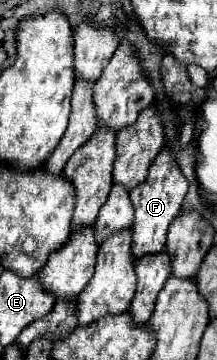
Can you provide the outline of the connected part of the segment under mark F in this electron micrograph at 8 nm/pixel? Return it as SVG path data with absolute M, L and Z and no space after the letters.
M163 148L155 162L151 164L151 170L149 170L149 176L147 180L143 182L143 186L137 186L135 190L129 192L131 196L131 204L133 204L133 210L135 210L135 220L133 220L133 226L131 226L131 236L133 236L133 242L131 242L131 254L135 260L143 258L143 256L151 256L151 254L159 254L165 246L165 240L167 240L167 230L169 230L169 224L181 214L181 204L183 204L183 198L187 194L187 180L185 176L181 174L173 154Z

